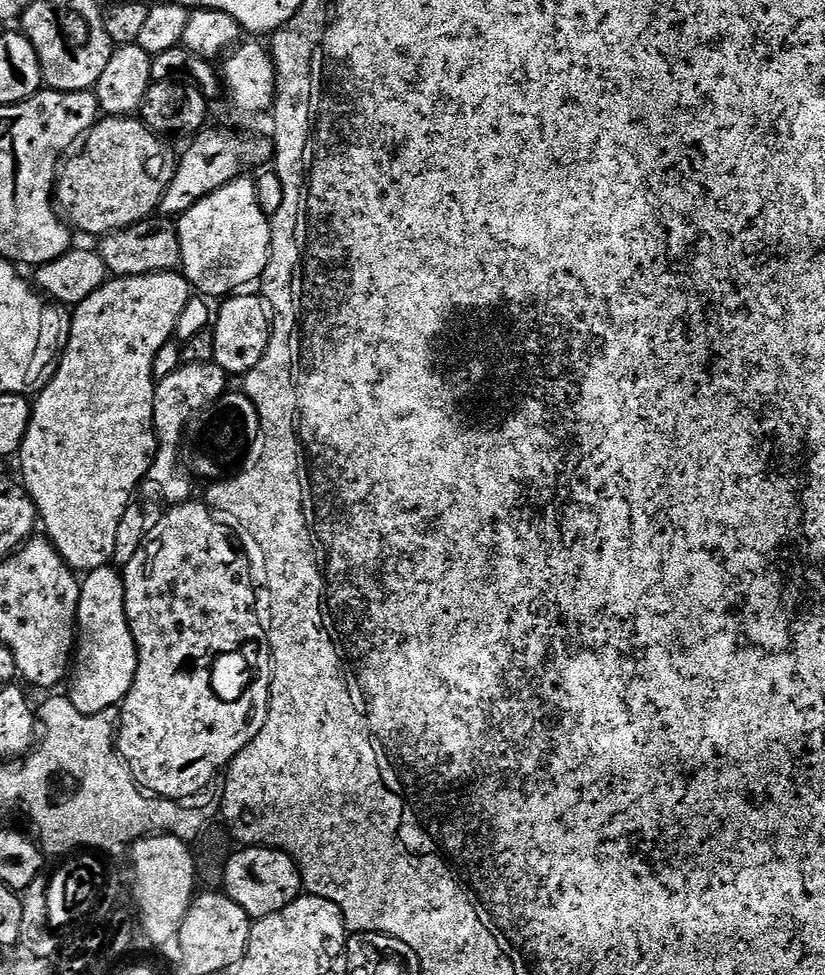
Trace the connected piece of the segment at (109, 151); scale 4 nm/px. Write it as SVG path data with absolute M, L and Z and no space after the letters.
M135 115L104 116L97 119L95 126L83 137L84 149L77 156L69 155L58 173L54 200L62 209L67 223L77 233L85 232L88 236L103 238L110 232L117 232L149 219L159 209L162 198L175 176L178 161L163 143L167 144Z

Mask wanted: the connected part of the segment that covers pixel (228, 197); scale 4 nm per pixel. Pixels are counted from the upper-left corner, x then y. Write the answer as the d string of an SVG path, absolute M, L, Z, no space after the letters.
M240 175L236 179L224 186L214 190L210 195L202 198L196 205L190 206L183 215L179 217L176 224L176 232L180 236L180 268L182 269L183 276L188 280L188 283L192 285L193 289L201 297L211 298L210 296L218 296L217 298L227 298L233 294L239 293L241 290L247 289L247 284L252 284L261 279L268 265L268 256L272 252L272 221L269 213L264 212L263 206L260 204L260 192L256 188L255 182L250 178L251 175Z

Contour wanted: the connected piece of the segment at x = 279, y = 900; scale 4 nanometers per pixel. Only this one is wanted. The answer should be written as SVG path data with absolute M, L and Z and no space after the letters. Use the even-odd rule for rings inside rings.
M244 846L232 853L226 866L223 891L231 900L238 902L238 906L242 906L242 910L246 910L253 921L258 921L290 906L290 902L302 895L300 869L291 856L287 856L279 848Z

